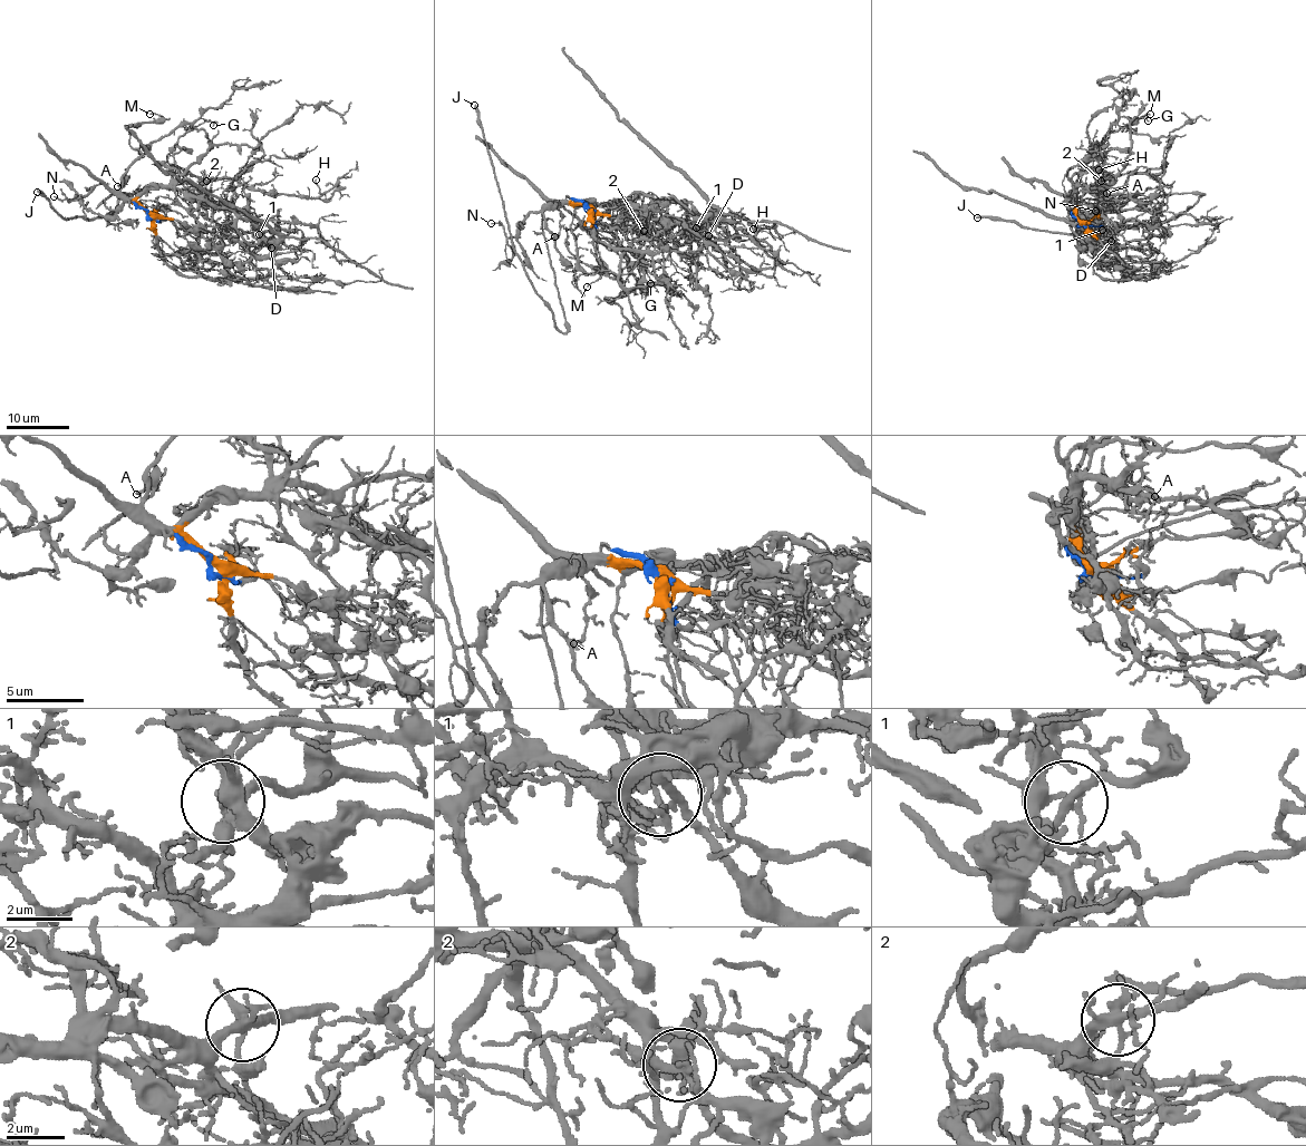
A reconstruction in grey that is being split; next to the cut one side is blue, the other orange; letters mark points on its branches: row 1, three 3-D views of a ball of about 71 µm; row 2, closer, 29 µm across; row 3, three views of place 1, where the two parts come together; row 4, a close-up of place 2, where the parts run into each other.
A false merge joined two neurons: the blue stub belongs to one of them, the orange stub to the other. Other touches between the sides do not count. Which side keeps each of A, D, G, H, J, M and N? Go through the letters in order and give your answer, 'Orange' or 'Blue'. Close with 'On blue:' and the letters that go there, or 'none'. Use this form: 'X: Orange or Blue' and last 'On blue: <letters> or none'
A: Orange
D: Blue
G: Orange
H: Orange
J: Orange
M: Orange
N: Orange
On blue: D

